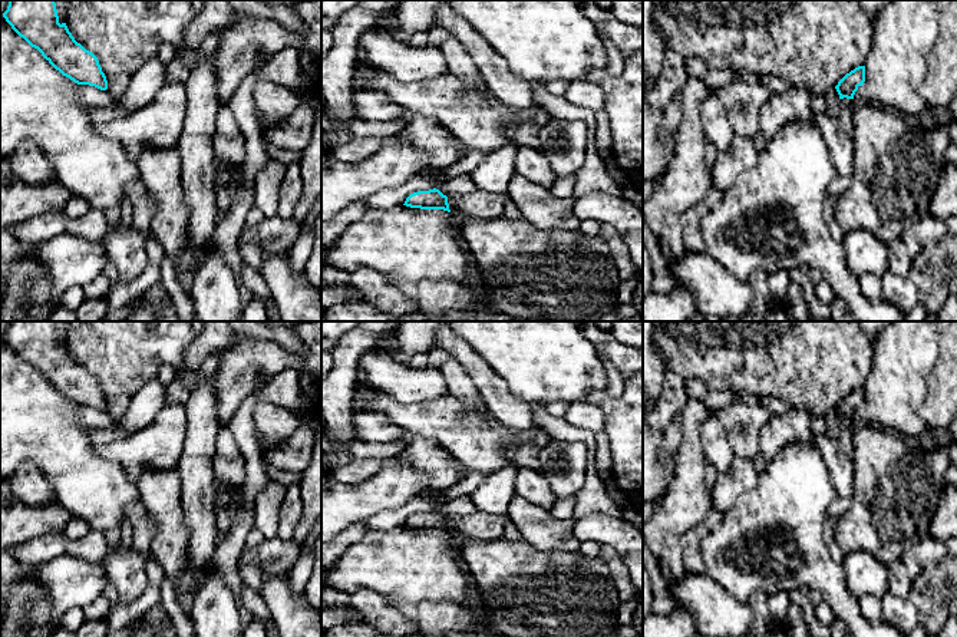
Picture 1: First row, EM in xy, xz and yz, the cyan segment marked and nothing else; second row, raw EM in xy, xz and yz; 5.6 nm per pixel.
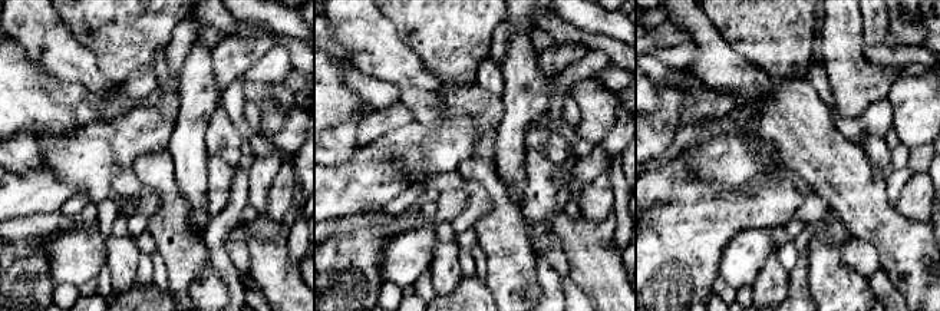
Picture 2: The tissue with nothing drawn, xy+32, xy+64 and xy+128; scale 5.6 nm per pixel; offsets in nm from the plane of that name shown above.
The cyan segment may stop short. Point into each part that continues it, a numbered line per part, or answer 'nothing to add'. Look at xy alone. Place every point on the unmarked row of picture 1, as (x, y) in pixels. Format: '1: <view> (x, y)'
nothing to add

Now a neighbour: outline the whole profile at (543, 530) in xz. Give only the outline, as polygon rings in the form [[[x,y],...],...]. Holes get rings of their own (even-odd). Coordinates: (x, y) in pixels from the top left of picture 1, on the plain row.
[[[518,495],[512,496],[506,518],[519,529],[522,539],[539,551],[580,551],[574,519],[558,519],[552,512]]]

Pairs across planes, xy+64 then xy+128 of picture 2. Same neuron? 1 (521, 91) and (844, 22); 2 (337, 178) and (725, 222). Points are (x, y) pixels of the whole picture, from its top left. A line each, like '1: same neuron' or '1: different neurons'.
1: same neuron
2: different neurons

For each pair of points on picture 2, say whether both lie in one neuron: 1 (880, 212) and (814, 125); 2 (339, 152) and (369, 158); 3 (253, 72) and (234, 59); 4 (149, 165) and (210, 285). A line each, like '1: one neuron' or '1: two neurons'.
1: one neuron
2: two neurons
3: two neurons
4: two neurons

